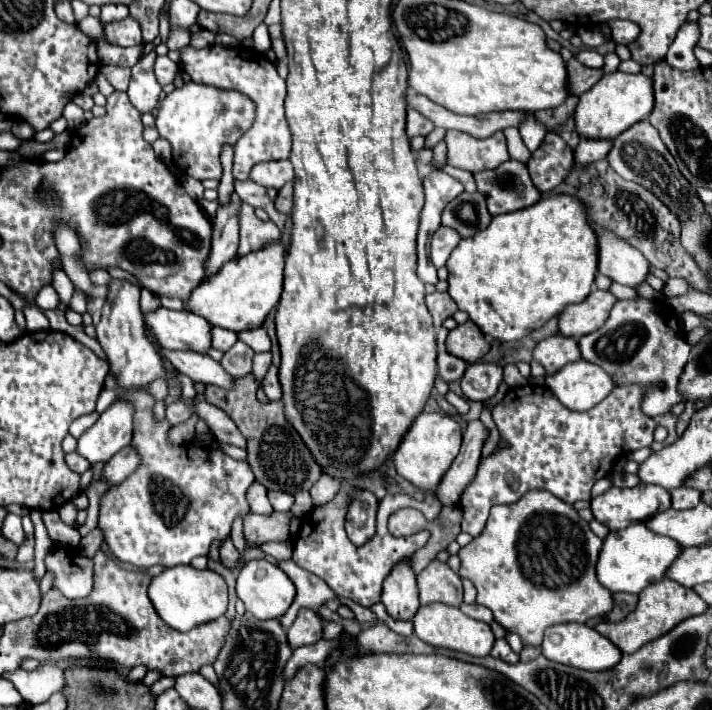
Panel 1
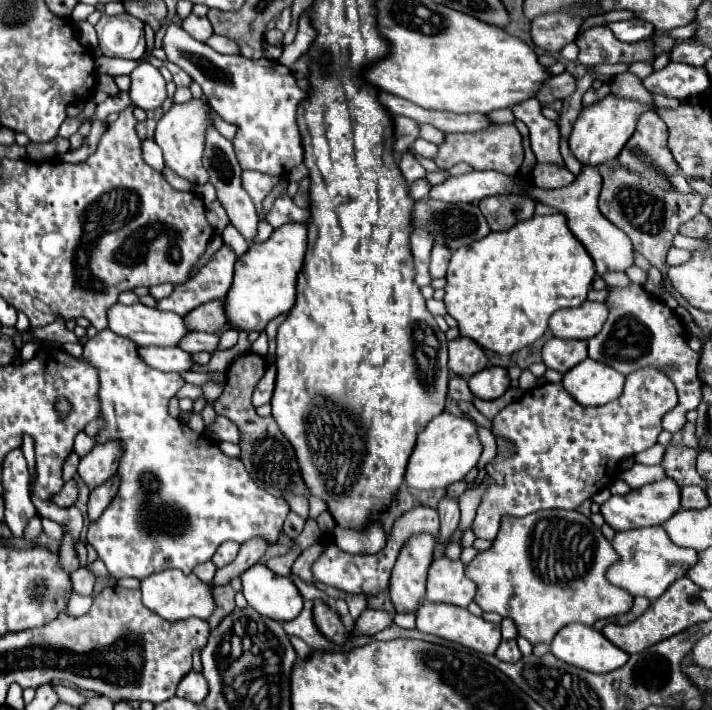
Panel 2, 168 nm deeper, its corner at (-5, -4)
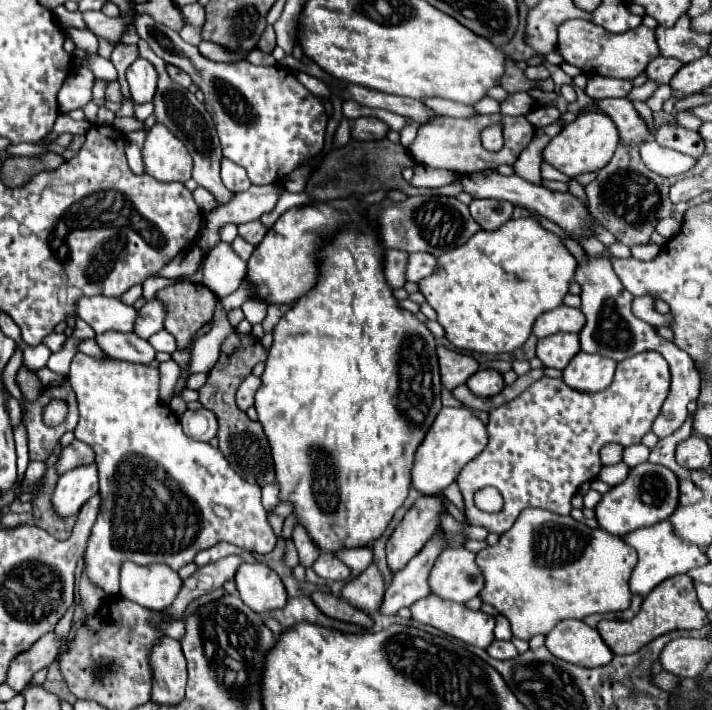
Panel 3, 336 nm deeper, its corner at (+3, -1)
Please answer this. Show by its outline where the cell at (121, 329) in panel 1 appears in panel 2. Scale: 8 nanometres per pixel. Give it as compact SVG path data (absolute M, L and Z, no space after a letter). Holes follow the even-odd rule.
M103 330L99 332L95 338L87 340L87 344L83 346L83 356L81 356L89 366L95 366L97 374L99 374L99 406L101 406L101 412L99 412L99 418L103 418L103 428L97 432L95 436L95 442L103 442L103 440L119 440L121 442L121 460L119 460L119 478L121 478L121 486L119 486L119 492L117 496L111 500L111 504L107 506L107 510L103 512L103 516L89 526L89 532L87 532L87 540L89 544L97 550L99 558L105 562L109 574L113 578L125 578L125 576L133 576L133 578L147 578L155 572L161 572L161 570L167 570L167 568L179 568L183 570L185 574L191 574L191 570L197 566L197 564L203 564L207 560L211 560L211 556L215 554L215 550L227 542L227 540L233 540L233 542L247 542L251 538L263 538L269 542L269 546L277 544L279 540L279 534L283 530L283 522L285 522L285 516L289 514L289 506L283 498L275 498L271 494L267 494L265 490L261 490L249 476L249 472L245 470L243 462L239 458L229 458L225 456L219 446L207 438L203 438L199 432L191 430L187 424L179 422L177 418L173 418L169 412L167 412L167 404L169 400L177 394L177 390L185 384L183 378L177 374L177 372L161 372L161 370L155 370L155 368L149 368L137 354L137 346L135 342L127 340L127 338L121 338L117 334L111 334L111 330Z

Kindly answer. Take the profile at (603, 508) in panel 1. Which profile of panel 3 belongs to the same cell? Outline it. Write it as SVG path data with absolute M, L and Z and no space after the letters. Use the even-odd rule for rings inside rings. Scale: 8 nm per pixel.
M641 463L629 471L629 477L623 483L611 487L611 491L601 497L601 501L595 507L595 515L601 529L609 531L611 535L623 537L625 533L635 531L639 527L665 521L675 511L677 501L679 501L679 483L675 473L663 465Z

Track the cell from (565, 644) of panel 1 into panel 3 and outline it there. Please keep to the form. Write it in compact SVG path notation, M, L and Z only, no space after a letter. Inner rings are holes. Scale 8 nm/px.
M561 621L545 637L545 647L567 663L579 667L601 667L611 663L613 651L605 645L597 629L583 621Z

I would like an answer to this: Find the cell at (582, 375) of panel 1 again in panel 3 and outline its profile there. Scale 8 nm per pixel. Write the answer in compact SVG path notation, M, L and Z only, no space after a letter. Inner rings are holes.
M579 351L575 359L571 359L571 363L563 369L563 381L575 391L599 393L611 385L615 367L617 363L607 357Z

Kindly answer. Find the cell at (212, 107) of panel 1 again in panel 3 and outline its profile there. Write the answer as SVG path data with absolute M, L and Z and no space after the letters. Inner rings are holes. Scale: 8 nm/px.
M155 123L147 131L147 141L143 147L145 173L159 181L179 181L191 179L193 157L189 155L183 141L173 135L163 123Z

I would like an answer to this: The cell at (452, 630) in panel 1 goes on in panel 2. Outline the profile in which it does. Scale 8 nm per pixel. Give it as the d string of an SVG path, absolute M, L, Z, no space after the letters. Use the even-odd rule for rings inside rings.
M423 602L417 610L417 628L427 634L435 634L439 638L463 644L471 650L477 650L481 654L495 654L499 642L501 642L501 626L487 622L479 616L473 616L467 608L459 608L453 604L433 604L433 602Z

